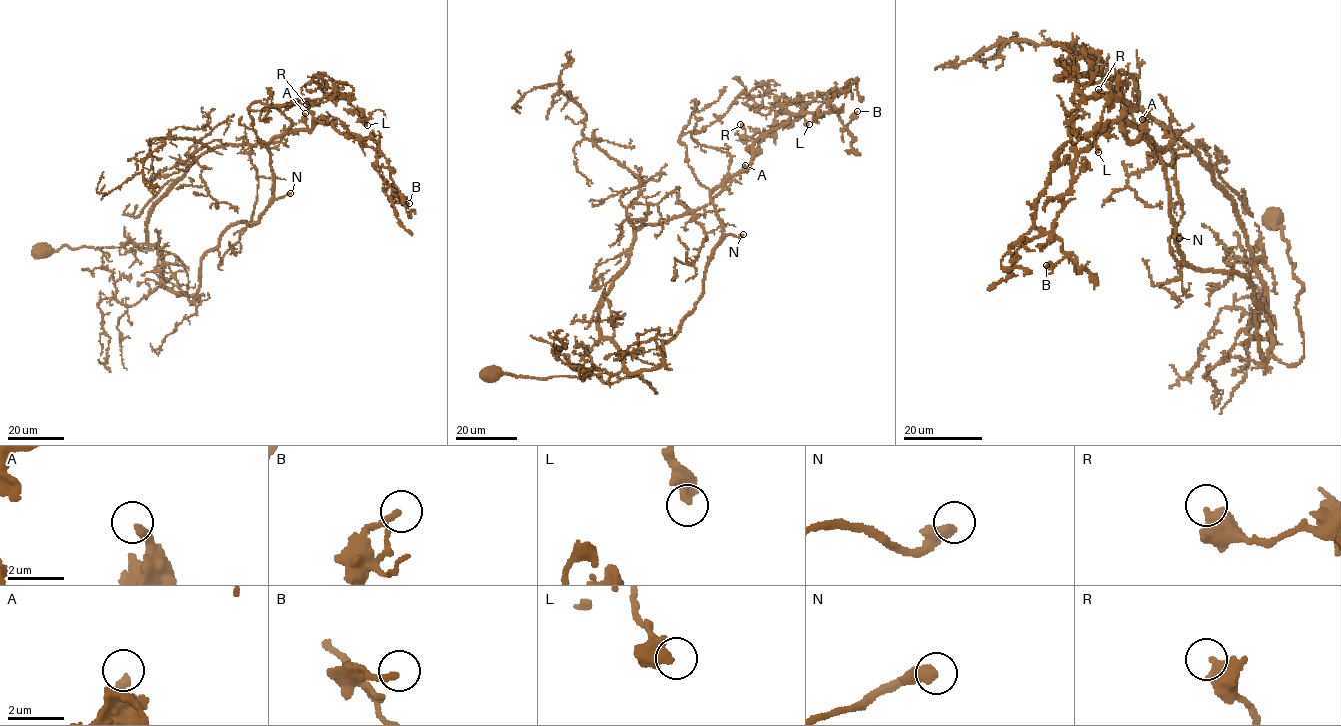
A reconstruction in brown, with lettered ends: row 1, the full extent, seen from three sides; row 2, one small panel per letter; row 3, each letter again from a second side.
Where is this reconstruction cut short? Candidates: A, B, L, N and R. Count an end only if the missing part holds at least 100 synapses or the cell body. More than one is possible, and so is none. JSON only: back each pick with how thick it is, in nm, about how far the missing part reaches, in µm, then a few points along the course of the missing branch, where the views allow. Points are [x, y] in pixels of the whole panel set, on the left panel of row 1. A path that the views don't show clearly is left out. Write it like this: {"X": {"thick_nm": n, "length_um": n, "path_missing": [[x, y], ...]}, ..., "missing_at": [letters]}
{"N": {"thick_nm": 480, "length_um": 80, "path_missing": [[290, 193], [327, 183], [340, 184], [347, 191], [377, 191], [424, 199], [435, 211], [424, 205], [416, 212]]}, "missing_at": ["N"]}

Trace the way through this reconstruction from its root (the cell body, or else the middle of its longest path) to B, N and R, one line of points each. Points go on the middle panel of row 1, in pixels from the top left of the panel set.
B: (491, 374), (656, 394), (641, 373), (723, 234), (711, 192), (790, 117), (857, 111)
N: (491, 374), (635, 376), (656, 394), (641, 373), (661, 365), (716, 244), (743, 234)
R: (491, 374), (635, 376), (656, 394), (641, 373), (661, 365), (723, 234), (711, 192), (758, 147), (740, 124)

